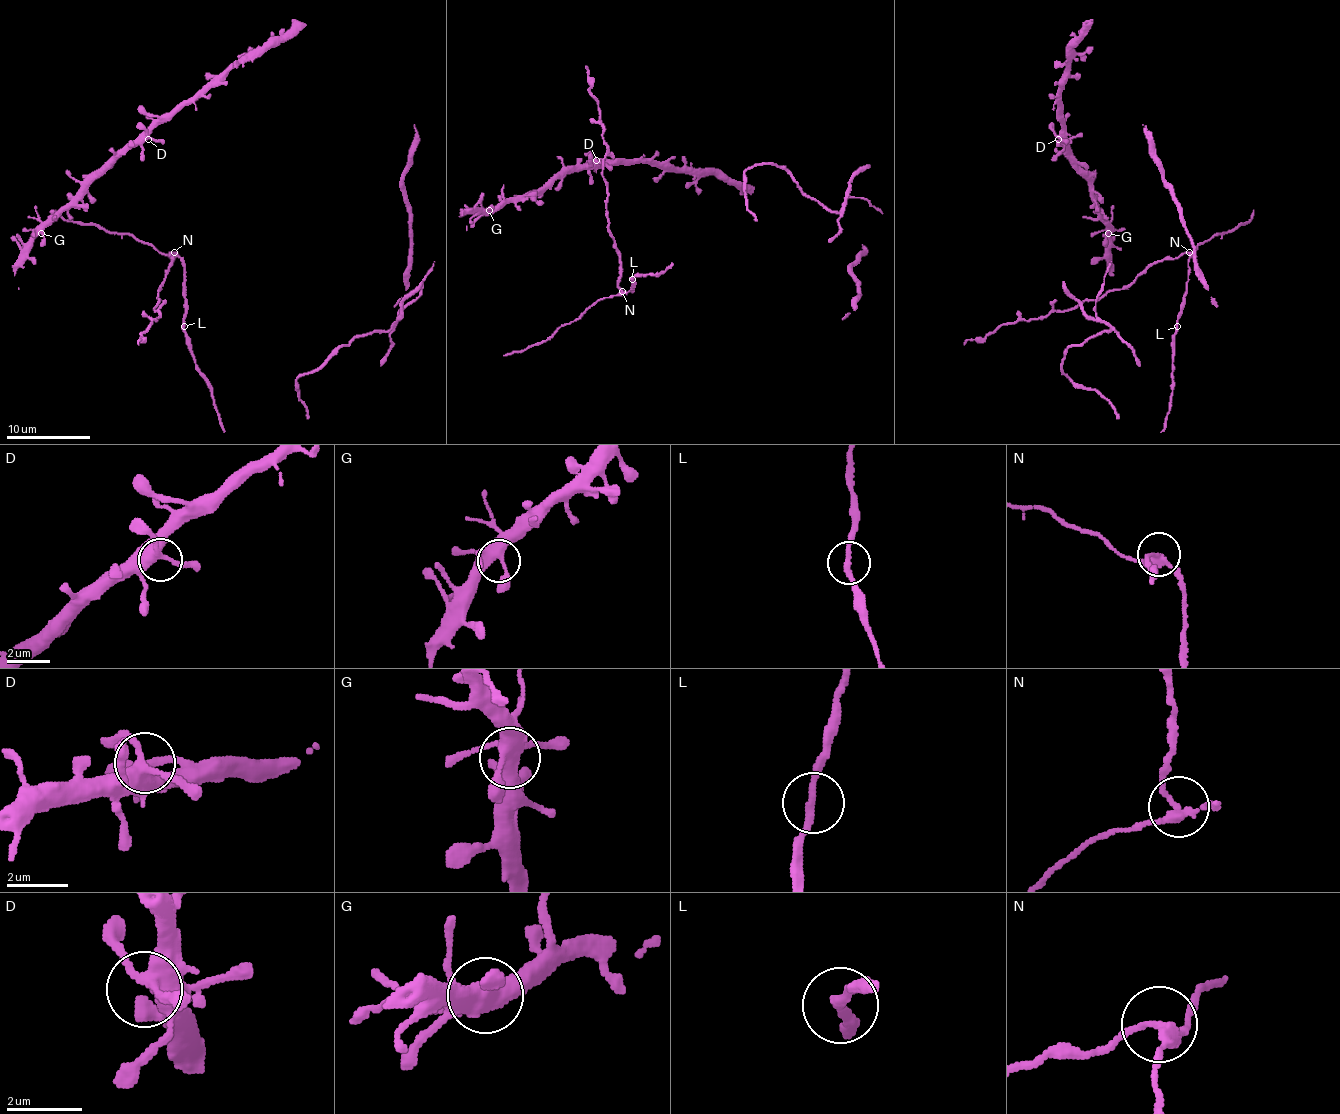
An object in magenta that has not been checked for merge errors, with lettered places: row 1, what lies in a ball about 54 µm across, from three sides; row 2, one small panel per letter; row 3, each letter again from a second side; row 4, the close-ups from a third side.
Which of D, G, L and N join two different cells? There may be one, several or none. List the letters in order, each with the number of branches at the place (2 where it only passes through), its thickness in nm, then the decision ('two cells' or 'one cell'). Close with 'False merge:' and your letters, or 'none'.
D: branches 4; calibre 360 nm; one cell
G: branches 5; calibre 400 nm; one cell
L: branches 2; calibre 240 nm; one cell
N: branches 3; calibre 240 nm; two cells
False merge: N

